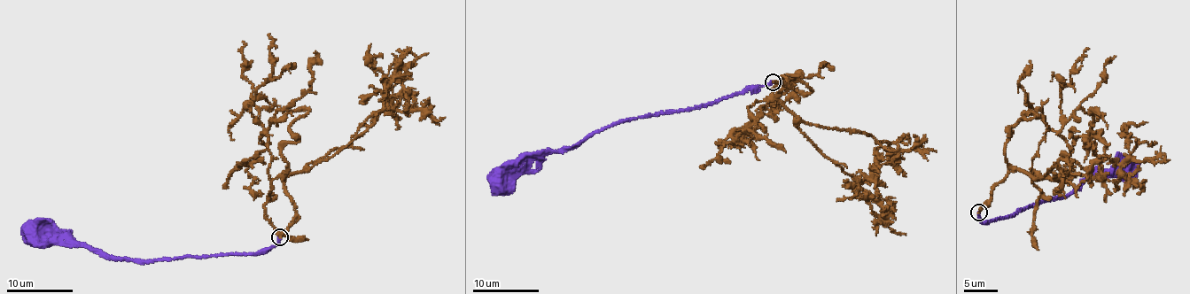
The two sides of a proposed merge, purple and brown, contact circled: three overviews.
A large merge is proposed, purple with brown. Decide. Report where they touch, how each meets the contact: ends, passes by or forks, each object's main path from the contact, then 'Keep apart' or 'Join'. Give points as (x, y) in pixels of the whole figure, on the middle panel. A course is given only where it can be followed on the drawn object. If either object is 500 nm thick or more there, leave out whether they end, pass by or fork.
Place: (773, 81). At the ring purple ends. At the ring brown ends. Course of purple: (772, 82), (686, 109), (613, 122), (571, 148), (548, 150), (518, 174), (502, 178). Course of brown: (772, 82), (790, 83), (780, 91), (798, 73), (810, 91), (787, 85), (749, 129), (785, 152). Join

